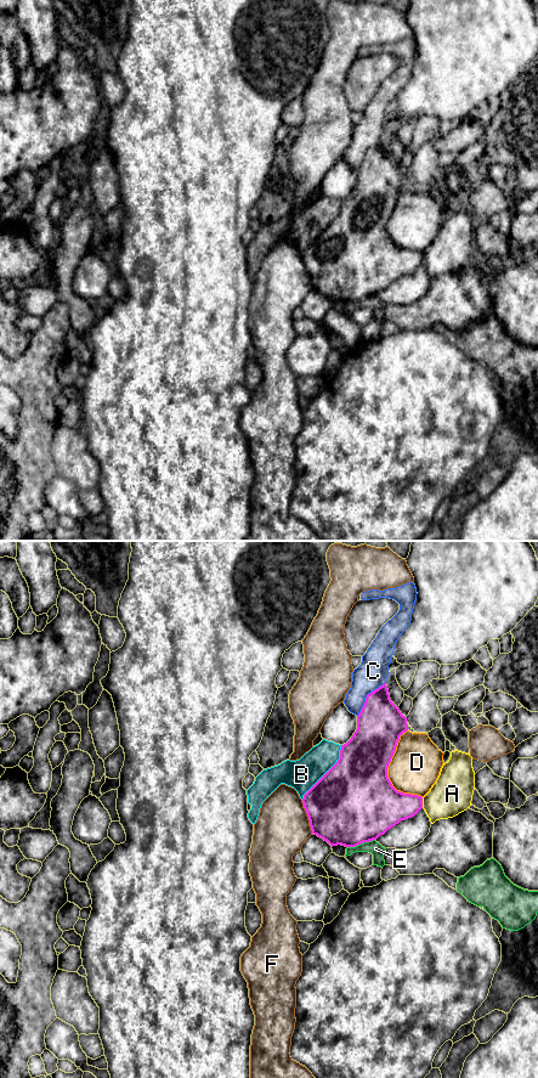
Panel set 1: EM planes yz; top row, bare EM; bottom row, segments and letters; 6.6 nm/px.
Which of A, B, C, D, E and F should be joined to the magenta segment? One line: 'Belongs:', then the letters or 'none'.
Belongs: none

